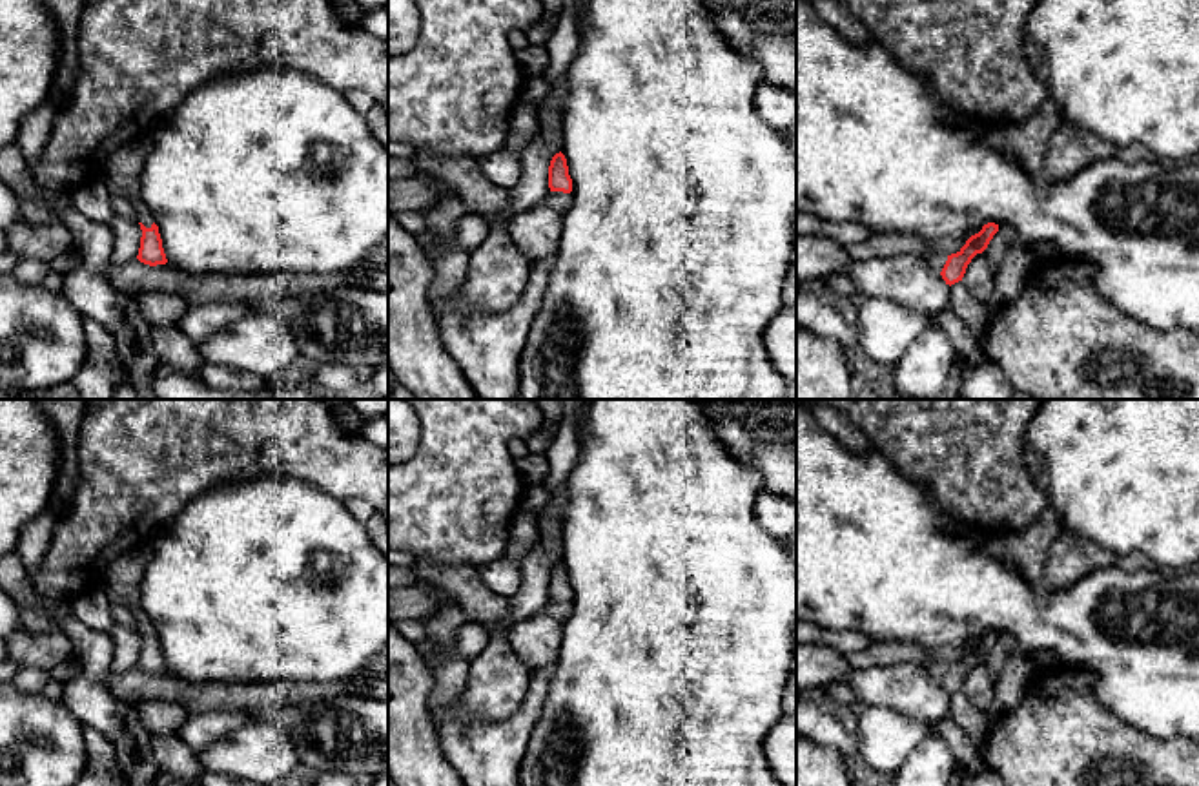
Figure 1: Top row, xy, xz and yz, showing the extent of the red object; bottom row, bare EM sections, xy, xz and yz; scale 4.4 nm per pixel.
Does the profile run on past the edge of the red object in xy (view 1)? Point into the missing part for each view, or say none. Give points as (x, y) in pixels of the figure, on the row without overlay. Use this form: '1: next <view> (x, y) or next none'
1: next xy (121, 582)

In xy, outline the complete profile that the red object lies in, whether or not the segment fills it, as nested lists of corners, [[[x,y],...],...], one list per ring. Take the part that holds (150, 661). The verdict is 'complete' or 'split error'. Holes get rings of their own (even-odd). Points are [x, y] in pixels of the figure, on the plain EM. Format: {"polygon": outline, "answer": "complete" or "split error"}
{"polygon": [[[149,547],[118,554],[104,571],[100,589],[109,604],[126,605],[137,618],[142,638],[137,667],[144,673],[166,673],[159,635],[140,605],[140,580],[149,560]]], "answer": "split error"}

